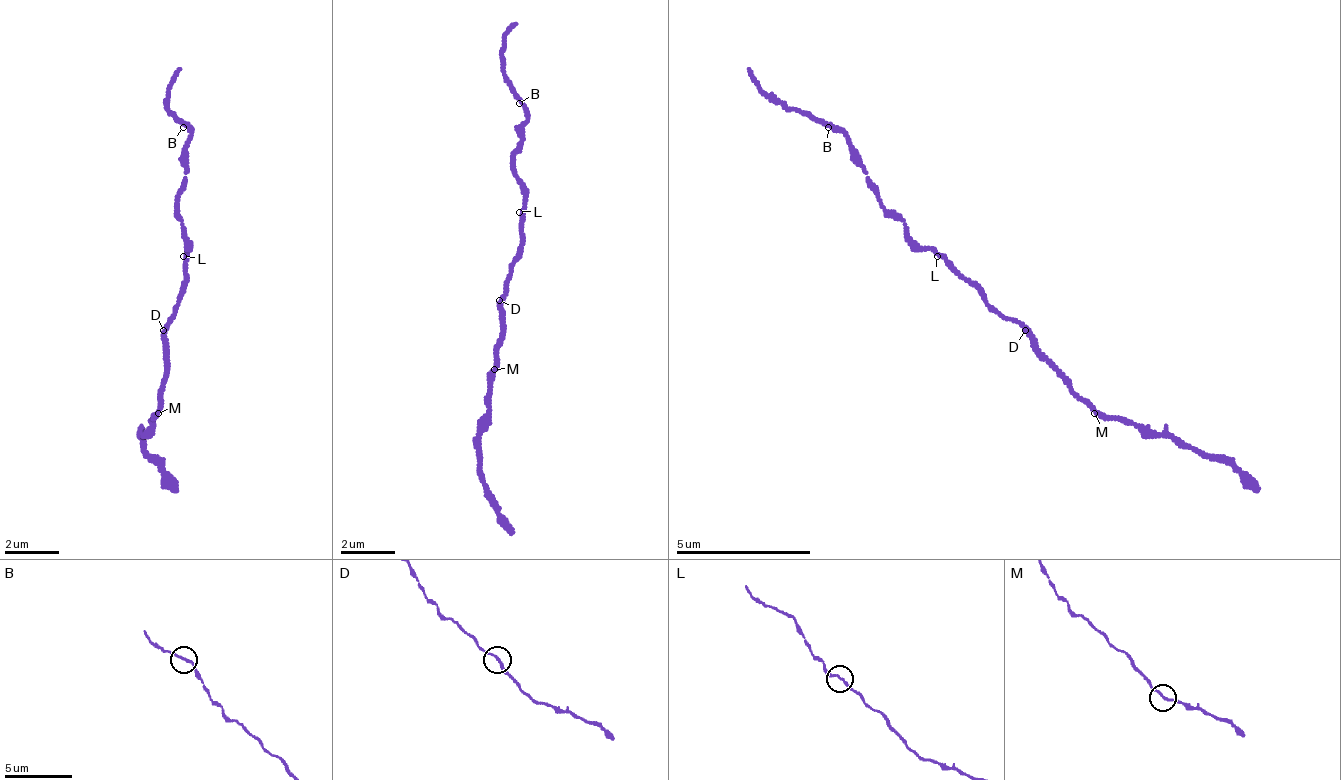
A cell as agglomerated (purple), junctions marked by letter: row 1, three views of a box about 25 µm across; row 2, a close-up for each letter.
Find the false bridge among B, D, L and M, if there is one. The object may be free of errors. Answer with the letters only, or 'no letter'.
no letter

